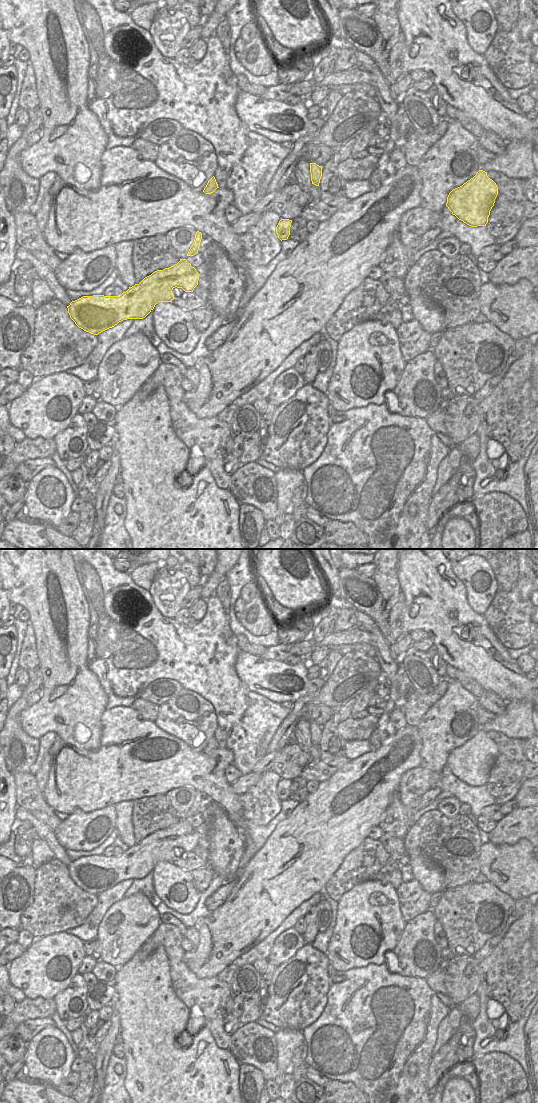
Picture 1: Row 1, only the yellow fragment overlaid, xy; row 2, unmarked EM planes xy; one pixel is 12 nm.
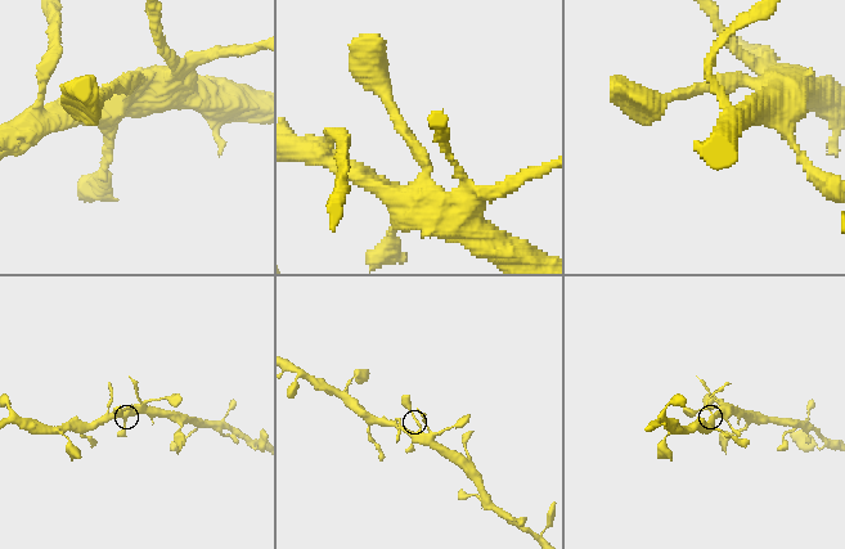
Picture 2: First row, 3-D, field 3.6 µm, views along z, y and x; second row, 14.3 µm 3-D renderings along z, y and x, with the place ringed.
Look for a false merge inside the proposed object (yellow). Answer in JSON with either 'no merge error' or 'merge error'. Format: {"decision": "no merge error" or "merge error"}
{"decision": "merge error"}

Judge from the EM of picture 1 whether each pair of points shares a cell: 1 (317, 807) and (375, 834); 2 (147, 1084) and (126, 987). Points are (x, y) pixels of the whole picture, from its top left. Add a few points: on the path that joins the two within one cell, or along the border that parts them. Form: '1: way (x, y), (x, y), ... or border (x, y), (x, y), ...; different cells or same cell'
1: border (378, 825), (374, 826), (367, 836); different cells
2: way (147, 1060), (147, 1011); same cell

